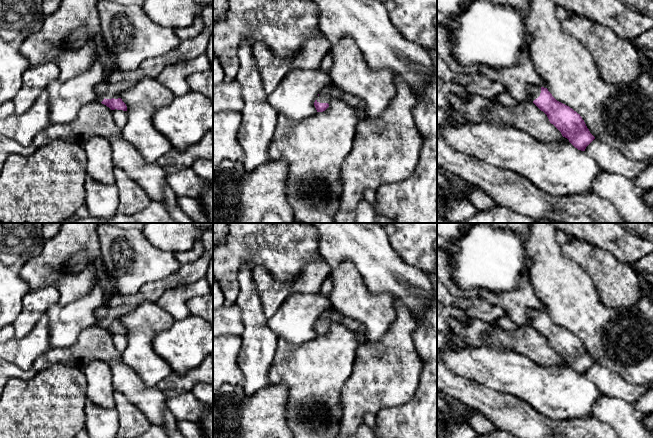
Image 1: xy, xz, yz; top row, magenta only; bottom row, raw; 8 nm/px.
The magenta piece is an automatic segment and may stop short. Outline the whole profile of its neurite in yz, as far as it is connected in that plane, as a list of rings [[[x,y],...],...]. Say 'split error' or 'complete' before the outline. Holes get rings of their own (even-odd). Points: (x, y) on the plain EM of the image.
split error; [[[530,309],[530,324],[543,335],[569,366],[578,374],[585,375],[595,363],[584,344],[569,330],[557,325],[547,312]]]

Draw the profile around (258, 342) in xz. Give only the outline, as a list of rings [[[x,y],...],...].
[[[243,266],[238,274],[240,292],[235,304],[242,314],[244,330],[237,364],[243,374],[242,387],[247,396],[270,385],[268,372],[278,343],[277,334],[267,325],[260,296],[255,288],[252,270]]]

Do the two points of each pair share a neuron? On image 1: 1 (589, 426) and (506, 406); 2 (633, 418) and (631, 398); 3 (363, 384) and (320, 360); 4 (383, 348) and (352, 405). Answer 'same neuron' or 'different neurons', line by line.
1: same neuron
2: different neurons
3: different neurons
4: same neuron

